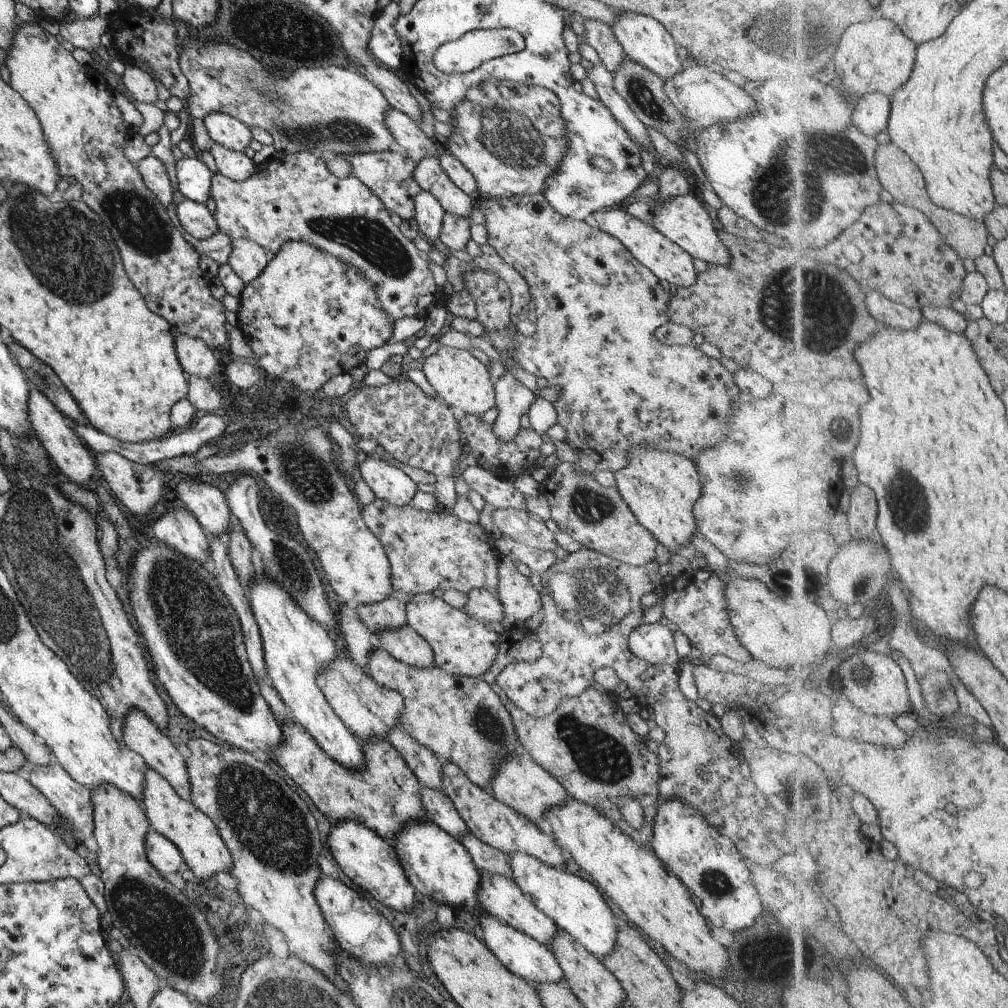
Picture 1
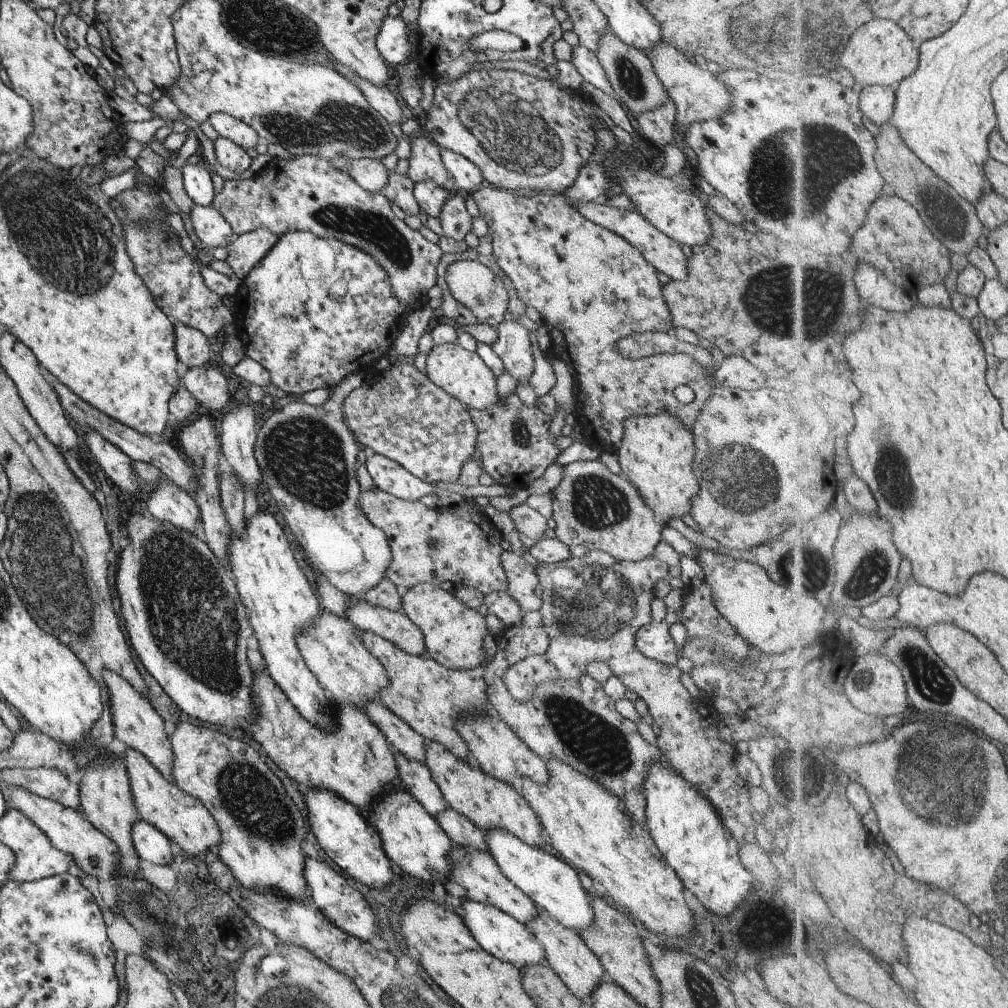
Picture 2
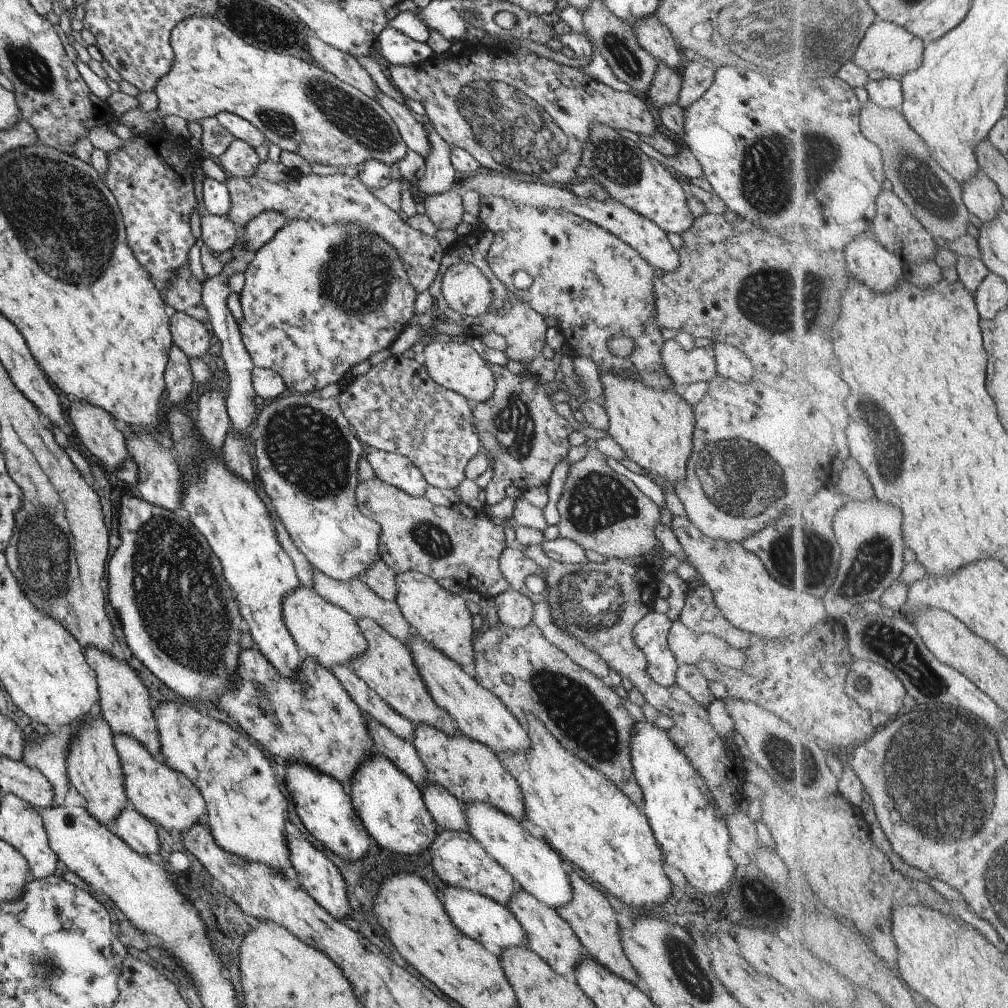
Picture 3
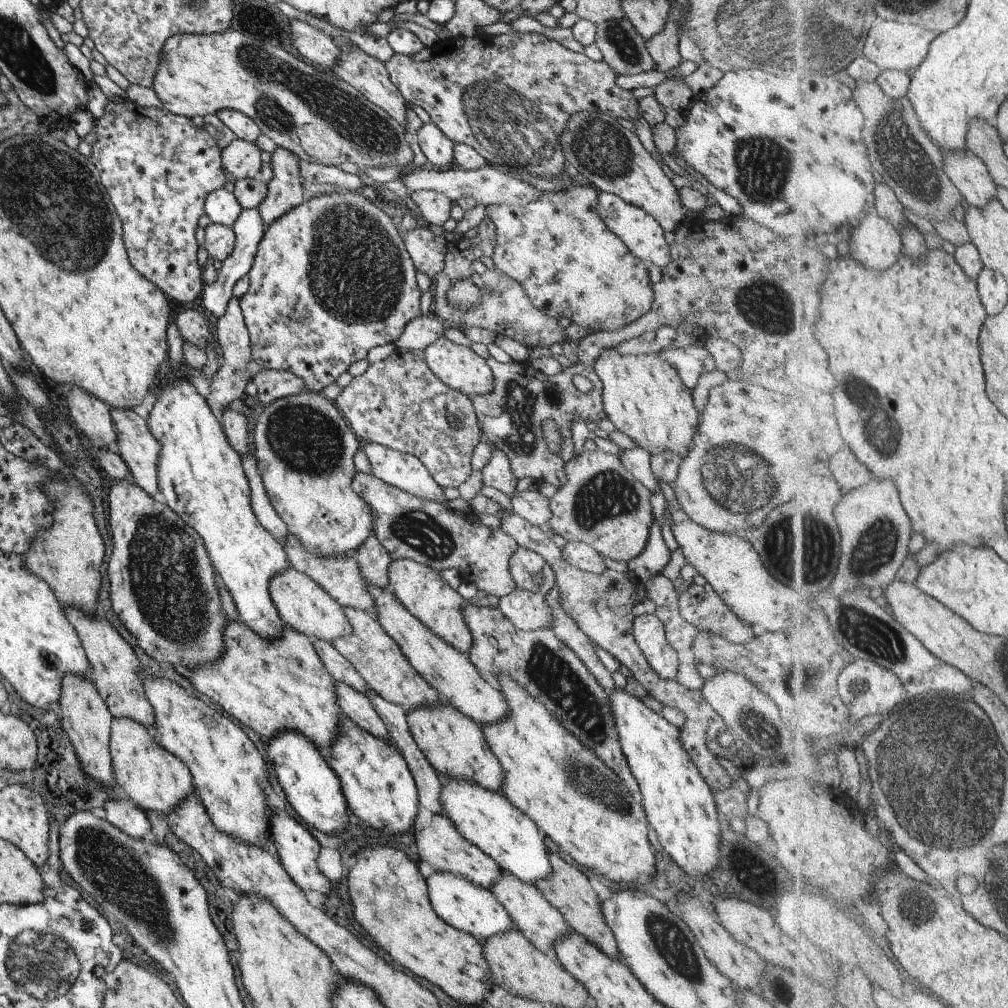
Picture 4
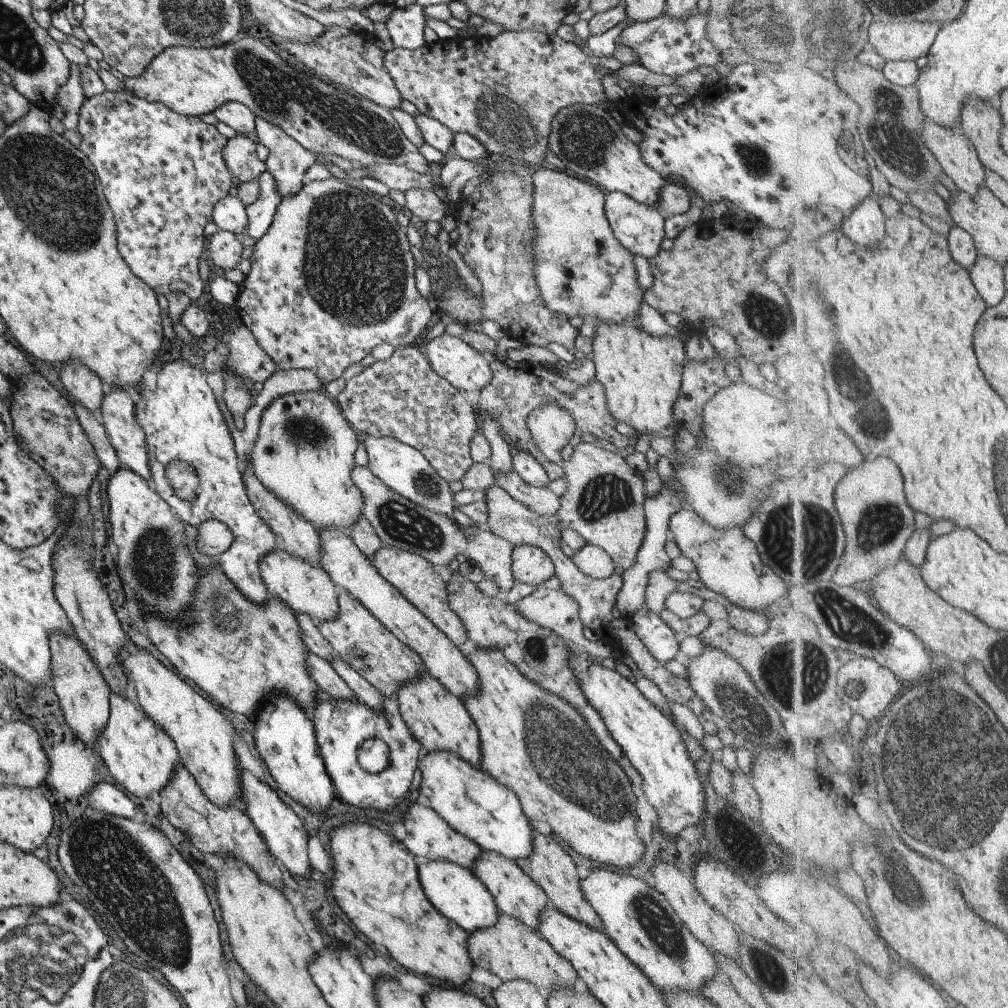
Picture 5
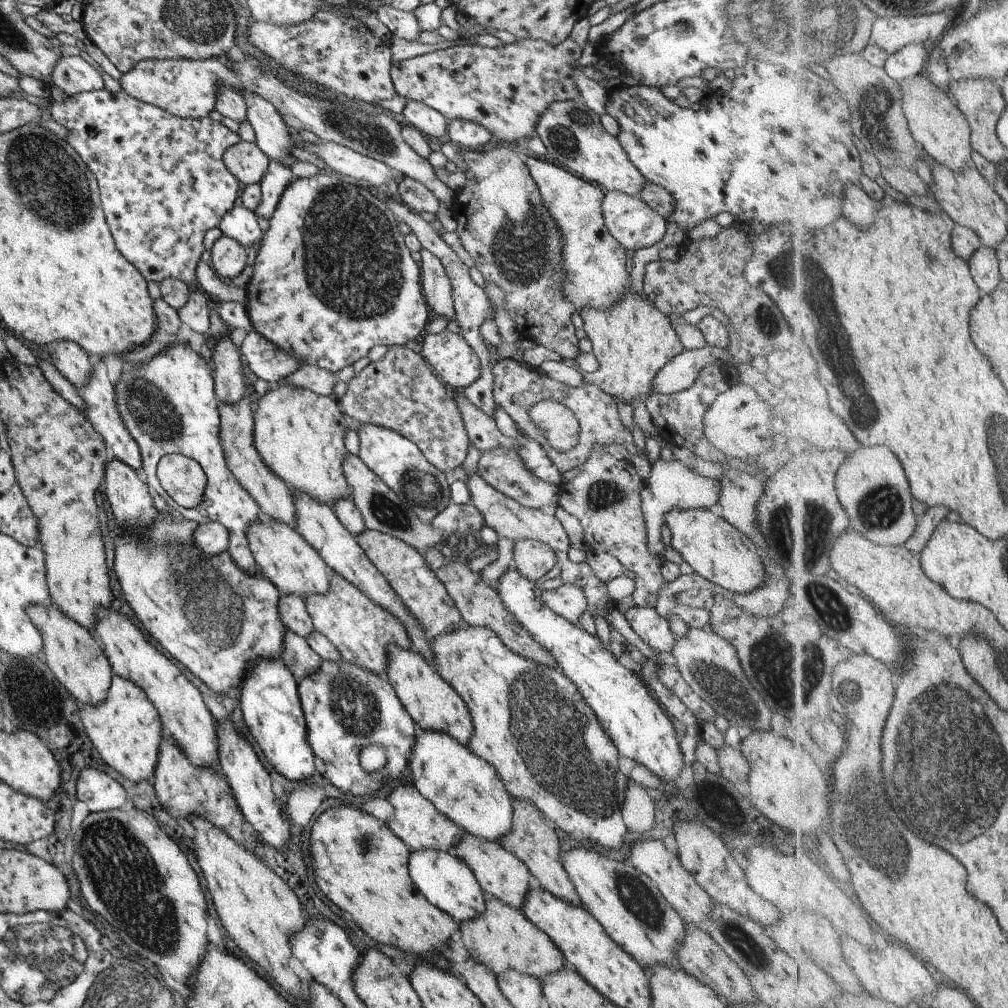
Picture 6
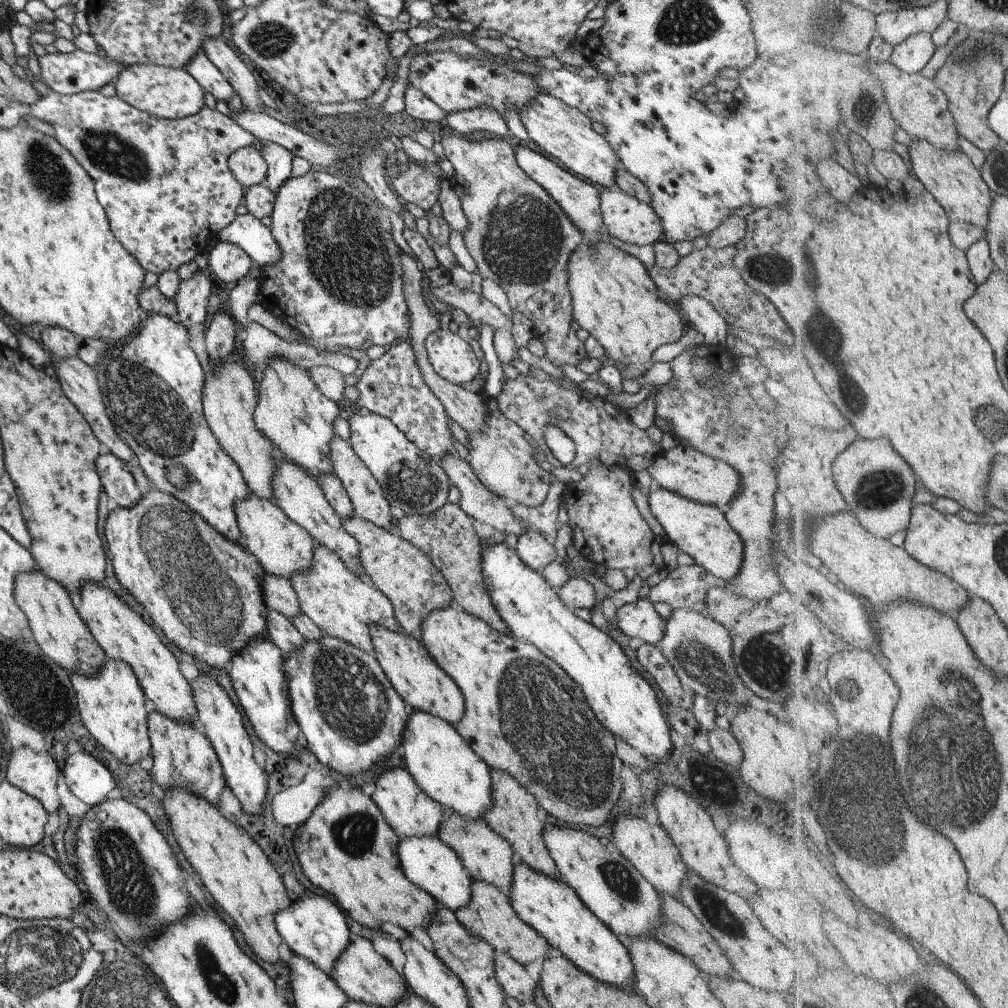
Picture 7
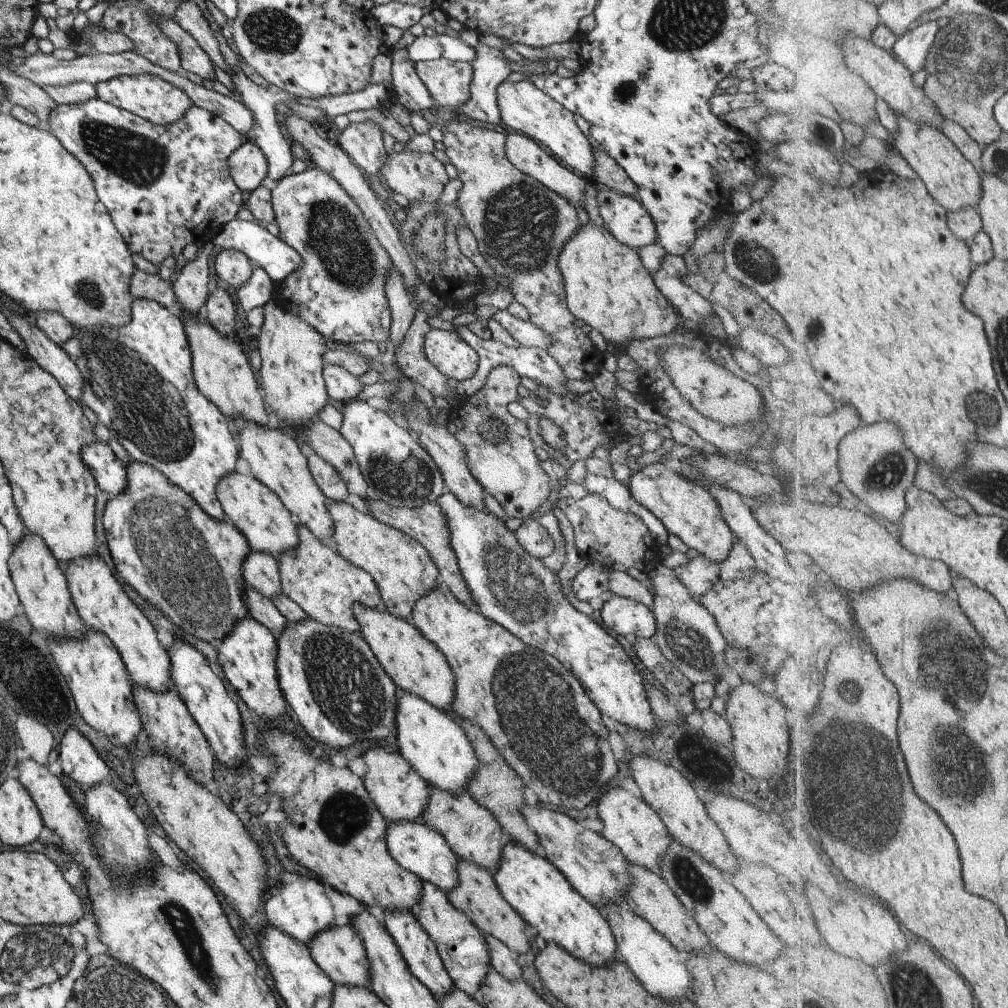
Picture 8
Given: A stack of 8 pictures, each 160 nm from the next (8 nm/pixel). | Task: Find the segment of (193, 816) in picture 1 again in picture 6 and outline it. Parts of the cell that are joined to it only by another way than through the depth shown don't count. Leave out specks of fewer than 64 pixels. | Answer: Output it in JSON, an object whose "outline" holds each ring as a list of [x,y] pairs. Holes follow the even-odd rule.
{"outline":[[[112,675],[105,698],[99,704],[84,704],[78,708],[87,738],[113,770],[133,782],[151,779],[163,728],[155,707],[136,684]]]}

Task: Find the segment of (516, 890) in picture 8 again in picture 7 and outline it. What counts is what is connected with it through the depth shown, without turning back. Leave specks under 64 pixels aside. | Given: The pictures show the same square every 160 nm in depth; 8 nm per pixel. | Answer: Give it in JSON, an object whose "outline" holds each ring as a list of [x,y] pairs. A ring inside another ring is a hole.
{"outline":[[[515,860],[508,899],[521,922],[528,924],[557,948],[570,963],[602,983],[633,988],[633,967],[624,942],[601,922],[559,878],[541,875]]]}

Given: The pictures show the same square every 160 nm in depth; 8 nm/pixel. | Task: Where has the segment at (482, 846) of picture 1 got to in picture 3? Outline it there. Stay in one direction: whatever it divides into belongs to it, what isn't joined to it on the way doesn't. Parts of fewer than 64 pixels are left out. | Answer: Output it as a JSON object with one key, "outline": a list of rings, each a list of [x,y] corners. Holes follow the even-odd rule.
{"outline":[[[431,778],[422,784],[423,804],[434,820],[438,830],[465,831],[466,822],[459,802],[445,787],[439,786]]]}

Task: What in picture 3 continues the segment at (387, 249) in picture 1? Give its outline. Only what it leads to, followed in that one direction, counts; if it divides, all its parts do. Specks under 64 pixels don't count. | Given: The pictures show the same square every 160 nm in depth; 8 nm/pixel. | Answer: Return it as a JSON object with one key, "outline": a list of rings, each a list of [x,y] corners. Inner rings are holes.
{"outline":[[[311,173],[298,175],[297,181],[291,178],[283,184],[271,184],[253,174],[248,177],[227,176],[223,184],[230,196],[230,209],[226,217],[237,225],[238,229],[266,210],[280,212],[288,221],[305,219],[319,222],[321,225],[335,226],[357,223],[361,229],[373,231],[397,251],[409,284],[415,289],[416,294],[432,290],[431,284],[443,256],[439,242],[434,236],[421,233],[407,225],[396,212],[375,199],[357,178],[341,174],[320,176]]]}

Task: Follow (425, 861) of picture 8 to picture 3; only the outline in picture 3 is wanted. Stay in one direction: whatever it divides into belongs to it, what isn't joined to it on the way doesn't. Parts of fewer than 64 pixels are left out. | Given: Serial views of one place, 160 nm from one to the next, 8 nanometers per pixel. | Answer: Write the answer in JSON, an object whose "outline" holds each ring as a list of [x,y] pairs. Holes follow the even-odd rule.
{"outline":[[[445,885],[440,891],[437,890],[436,892],[449,920],[462,935],[468,936],[494,951],[516,947],[517,945],[526,946],[523,929],[502,904],[478,892],[451,885]]]}

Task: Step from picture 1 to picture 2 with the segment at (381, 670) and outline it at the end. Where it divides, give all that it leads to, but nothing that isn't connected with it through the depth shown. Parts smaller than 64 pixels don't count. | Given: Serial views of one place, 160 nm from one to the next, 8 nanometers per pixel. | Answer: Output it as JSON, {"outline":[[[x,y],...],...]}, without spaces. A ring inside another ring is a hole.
{"outline":[[[363,631],[360,639],[363,648],[381,664],[389,680],[387,688],[381,688],[381,692],[377,692],[378,702],[425,741],[441,744],[457,760],[465,762],[469,750],[461,736],[455,732],[455,722],[461,718],[471,720],[473,716],[485,716],[492,711],[482,676],[484,665],[475,669],[453,671],[425,656],[409,656],[381,636],[375,636],[373,632]]]}

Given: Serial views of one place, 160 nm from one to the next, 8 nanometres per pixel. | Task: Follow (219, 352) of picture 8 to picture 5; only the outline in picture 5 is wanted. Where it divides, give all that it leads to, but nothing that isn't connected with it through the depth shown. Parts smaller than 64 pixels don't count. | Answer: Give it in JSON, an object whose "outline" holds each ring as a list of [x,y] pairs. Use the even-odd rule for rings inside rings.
{"outline":[[[250,462],[245,468],[241,467],[241,472],[244,489],[246,490],[249,502],[259,515],[259,518],[263,519],[263,522],[269,527],[269,530],[276,536],[280,548],[290,555],[305,559],[312,565],[320,566],[318,562],[320,539],[313,525],[308,523],[305,519],[302,519],[301,515],[295,513],[290,506],[287,506],[287,504],[281,499],[278,499],[270,490],[267,490],[267,488],[261,484],[261,481],[256,479]]]}

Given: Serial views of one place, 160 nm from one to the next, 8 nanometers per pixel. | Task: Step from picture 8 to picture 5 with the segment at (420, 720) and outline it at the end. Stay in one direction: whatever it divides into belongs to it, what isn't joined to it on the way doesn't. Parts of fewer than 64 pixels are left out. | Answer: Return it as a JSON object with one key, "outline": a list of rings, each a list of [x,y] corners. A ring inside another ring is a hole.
{"outline":[[[422,751],[419,754],[416,768],[420,772],[421,801],[429,809],[433,809],[454,831],[472,840],[481,850],[493,851],[513,862],[531,854],[533,828],[523,814],[517,797],[503,784],[490,777],[487,772],[471,766],[459,756],[447,751]]]}

